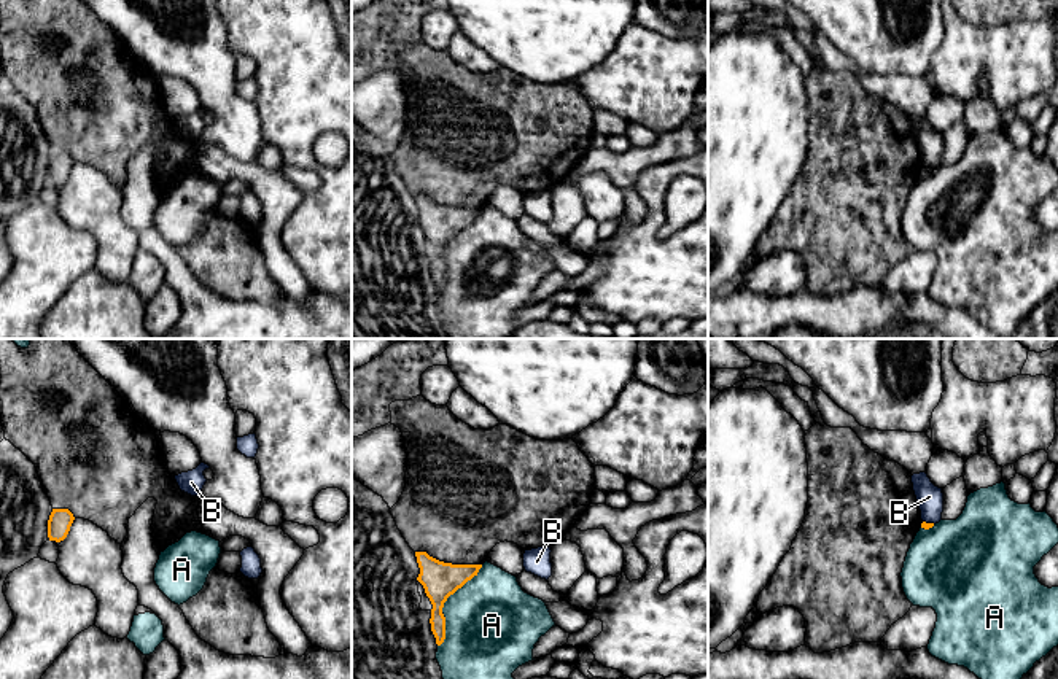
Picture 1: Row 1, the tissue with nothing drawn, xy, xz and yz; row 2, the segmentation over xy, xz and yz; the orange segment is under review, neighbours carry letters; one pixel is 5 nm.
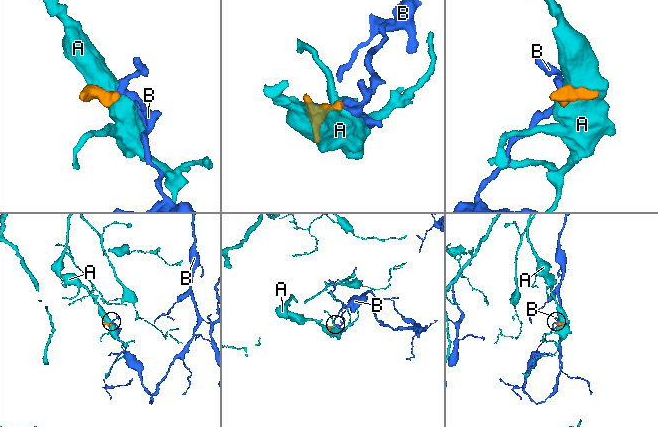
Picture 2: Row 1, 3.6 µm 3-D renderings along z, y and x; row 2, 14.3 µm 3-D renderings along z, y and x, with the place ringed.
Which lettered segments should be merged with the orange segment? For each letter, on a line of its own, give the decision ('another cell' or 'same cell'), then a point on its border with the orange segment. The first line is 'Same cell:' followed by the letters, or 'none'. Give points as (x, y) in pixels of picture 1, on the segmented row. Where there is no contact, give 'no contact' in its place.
Same cell: none
A: another cell; meets orange in xz at (443, 605)
B: another cell; meets orange in yz at (929, 523)

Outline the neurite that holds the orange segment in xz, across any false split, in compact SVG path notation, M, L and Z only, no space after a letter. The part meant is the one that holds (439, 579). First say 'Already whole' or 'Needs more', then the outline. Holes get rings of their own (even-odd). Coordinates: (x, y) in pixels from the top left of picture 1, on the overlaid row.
Already whole. M415 552L415 557L420 568L417 580L423 585L433 604L430 619L431 631L436 638L436 644L441 646L445 639L444 603L468 580L477 576L482 565L444 563L430 557L426 552Z

